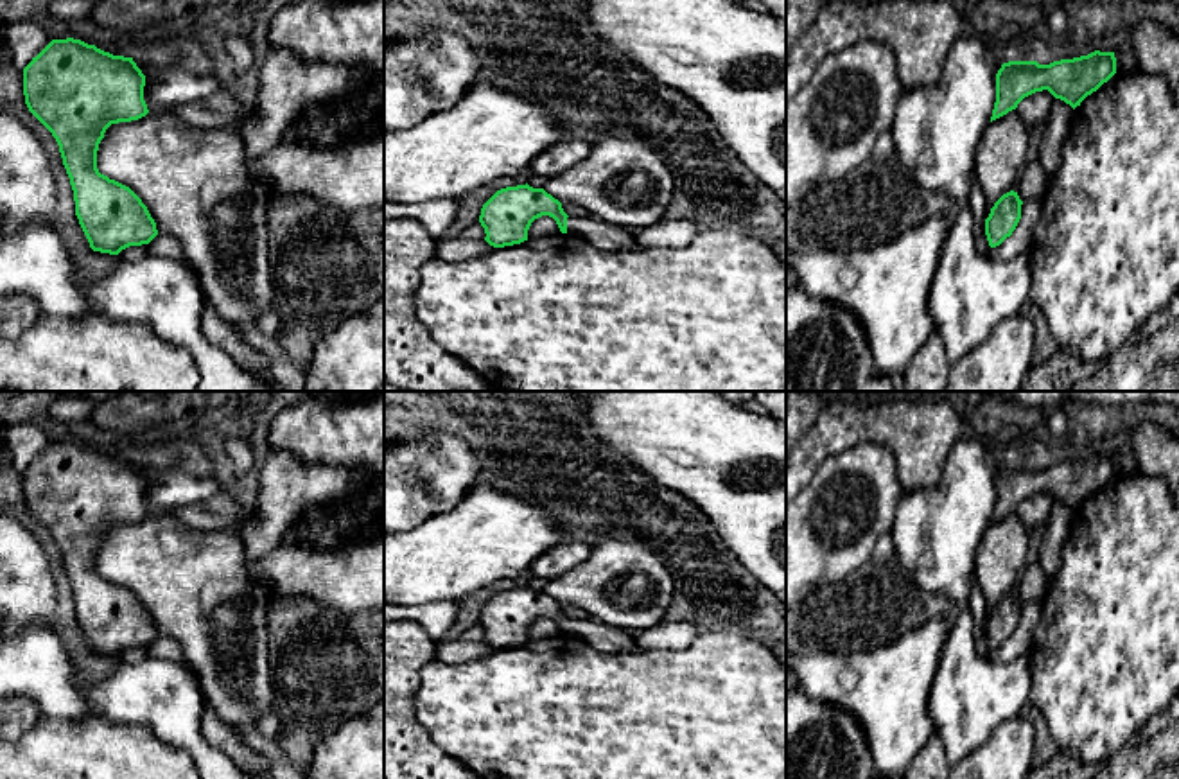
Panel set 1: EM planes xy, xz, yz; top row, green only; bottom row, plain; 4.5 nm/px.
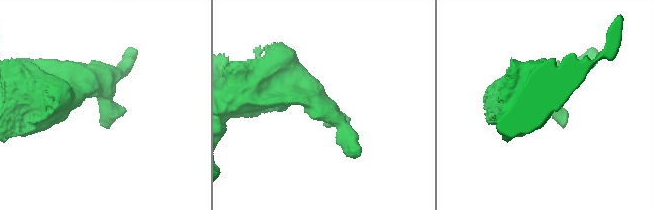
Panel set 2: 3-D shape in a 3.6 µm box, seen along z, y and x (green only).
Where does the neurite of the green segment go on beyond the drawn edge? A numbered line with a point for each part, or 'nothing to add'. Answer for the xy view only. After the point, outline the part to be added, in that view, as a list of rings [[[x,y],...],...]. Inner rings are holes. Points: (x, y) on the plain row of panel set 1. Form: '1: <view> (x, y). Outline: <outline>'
nothing to add

